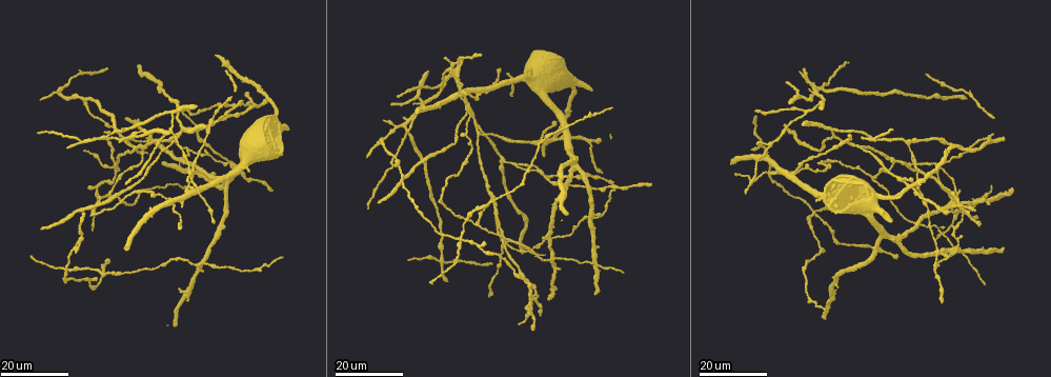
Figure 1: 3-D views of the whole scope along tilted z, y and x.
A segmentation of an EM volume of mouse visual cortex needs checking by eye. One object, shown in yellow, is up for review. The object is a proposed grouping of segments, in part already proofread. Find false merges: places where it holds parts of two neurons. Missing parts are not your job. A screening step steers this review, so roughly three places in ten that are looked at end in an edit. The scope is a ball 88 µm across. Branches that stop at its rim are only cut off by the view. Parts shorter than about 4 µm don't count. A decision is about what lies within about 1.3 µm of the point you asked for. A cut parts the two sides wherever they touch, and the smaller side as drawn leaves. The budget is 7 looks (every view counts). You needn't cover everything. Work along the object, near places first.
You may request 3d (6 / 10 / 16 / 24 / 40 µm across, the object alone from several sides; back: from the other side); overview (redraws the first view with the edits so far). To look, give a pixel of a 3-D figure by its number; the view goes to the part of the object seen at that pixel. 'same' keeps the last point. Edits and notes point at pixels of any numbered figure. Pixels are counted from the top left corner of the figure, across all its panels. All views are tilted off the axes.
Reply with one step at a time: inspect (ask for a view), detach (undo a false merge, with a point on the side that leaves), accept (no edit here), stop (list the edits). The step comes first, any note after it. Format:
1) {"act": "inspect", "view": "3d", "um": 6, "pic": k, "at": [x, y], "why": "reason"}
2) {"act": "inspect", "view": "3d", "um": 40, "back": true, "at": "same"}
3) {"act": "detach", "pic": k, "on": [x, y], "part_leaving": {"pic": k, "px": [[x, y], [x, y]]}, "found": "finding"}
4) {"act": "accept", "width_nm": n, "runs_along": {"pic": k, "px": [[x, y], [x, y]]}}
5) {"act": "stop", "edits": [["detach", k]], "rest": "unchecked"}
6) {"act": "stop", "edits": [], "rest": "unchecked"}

{"act": "inspect", "view": "3d", "um": 24, "pic": 1, "at": [476, 224], "why": "side arm on a straight run"}

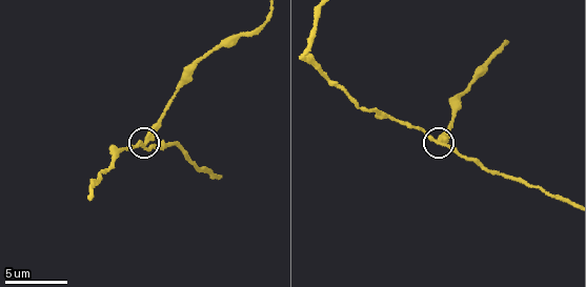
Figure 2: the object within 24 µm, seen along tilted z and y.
{"act": "inspect", "view": "3d", "um": 10, "pic": 2, "at": [436, 144]}

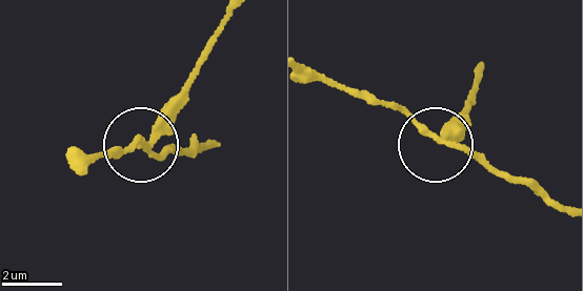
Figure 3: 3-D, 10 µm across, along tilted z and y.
{"act": "inspect", "view": "3d", "um": 10, "back": true, "pic": 3, "at": [442, 139]}

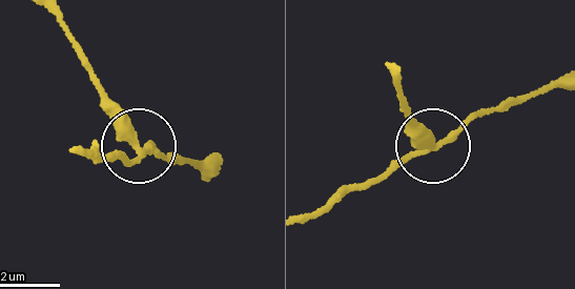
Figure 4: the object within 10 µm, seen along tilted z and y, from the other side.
{"act": "detach", "pic": 4, "on": [397, 160], "arms": 3, "part_leaving": {"pic": 4, "px": [[144, 150], [190, 160], [208, 173]]}, "found": "a second neuron is stuck on"}

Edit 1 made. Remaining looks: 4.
{"act": "inspect", "view": "overview"}

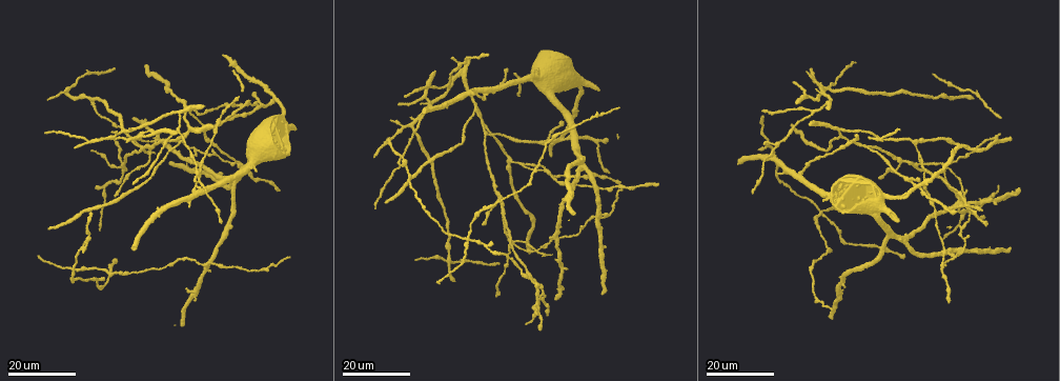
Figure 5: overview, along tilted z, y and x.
{"act": "inspect", "view": "3d", "um": 16, "pic": 5, "at": [900, 160]}

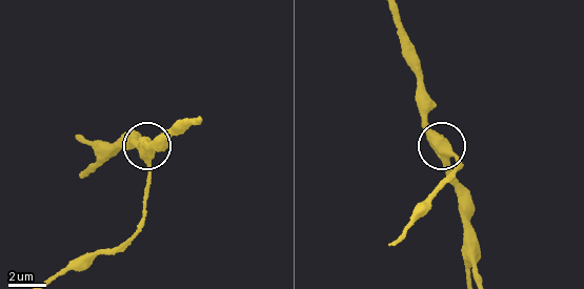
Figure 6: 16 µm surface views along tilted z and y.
{"act": "inspect", "view": "3d", "um": 6, "pic": 6, "at": [451, 153], "why": "closer look"}

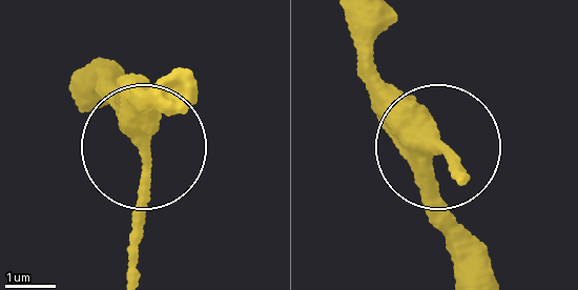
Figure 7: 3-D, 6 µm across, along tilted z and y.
{"act": "accept", "found": "all the same neuron"}

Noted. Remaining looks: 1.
{"act": "stop", "edits": [["detach", 4]], "rest": "unchecked"}

